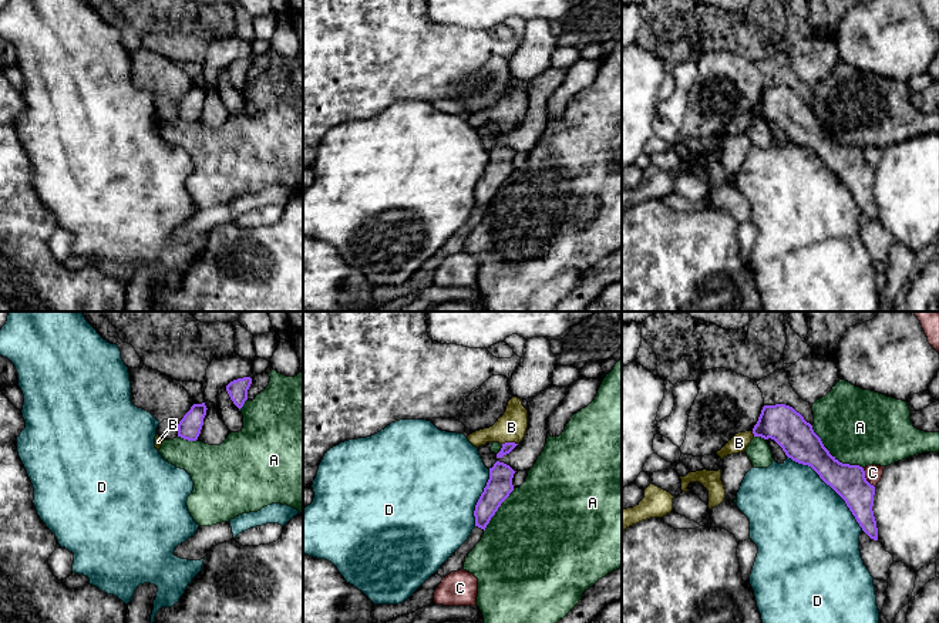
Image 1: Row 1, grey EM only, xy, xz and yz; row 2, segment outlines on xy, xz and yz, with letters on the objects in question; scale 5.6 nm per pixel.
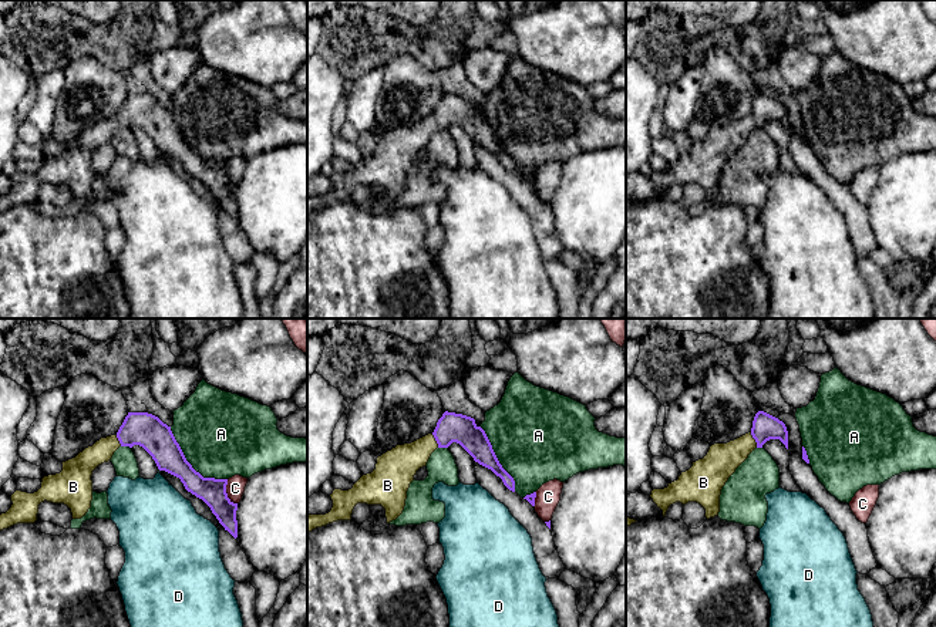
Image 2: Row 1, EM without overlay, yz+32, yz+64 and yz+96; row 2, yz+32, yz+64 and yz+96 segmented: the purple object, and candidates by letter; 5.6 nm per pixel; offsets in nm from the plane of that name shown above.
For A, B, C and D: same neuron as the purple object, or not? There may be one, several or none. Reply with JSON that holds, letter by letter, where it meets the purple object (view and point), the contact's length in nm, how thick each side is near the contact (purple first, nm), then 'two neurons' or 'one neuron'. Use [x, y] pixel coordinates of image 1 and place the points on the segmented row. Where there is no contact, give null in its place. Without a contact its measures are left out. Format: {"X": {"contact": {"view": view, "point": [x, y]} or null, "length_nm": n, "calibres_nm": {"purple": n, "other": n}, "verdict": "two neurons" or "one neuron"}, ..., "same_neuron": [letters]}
{"A": {"contact": {"view": "yz", "point": [831, 455]}, "length_nm": 400, "calibres_nm": {"purple": 200, "other": 440}, "verdict": "two neurons"}, "B": {"contact": {"view": "xz", "point": [510, 443]}, "length_nm": 90, "calibres_nm": {"purple": 60, "other": 170}, "verdict": "one neuron"}, "C": {"contact": {"view": "yz", "point": [865, 478]}, "length_nm": 130, "calibres_nm": {"purple": 190, "other": 100}, "verdict": "two neurons"}, "D": {"contact": {"view": "yz", "point": [830, 485]}, "length_nm": 600, "calibres_nm": {"purple": 190, "other": 500}, "verdict": "two neurons"}, "same_neuron": ["B"]}

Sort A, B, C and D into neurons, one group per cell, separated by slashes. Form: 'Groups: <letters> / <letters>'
Groups: A / B / C / D

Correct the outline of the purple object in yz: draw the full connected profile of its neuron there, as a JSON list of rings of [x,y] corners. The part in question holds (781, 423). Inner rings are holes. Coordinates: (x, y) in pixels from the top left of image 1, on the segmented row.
[[[785,404],[764,405],[754,428],[736,434],[716,454],[723,459],[746,452],[754,437],[774,440],[788,458],[811,467],[845,501],[862,531],[878,541],[872,511],[875,486],[866,481],[862,467],[842,464],[832,457],[800,412]]]

